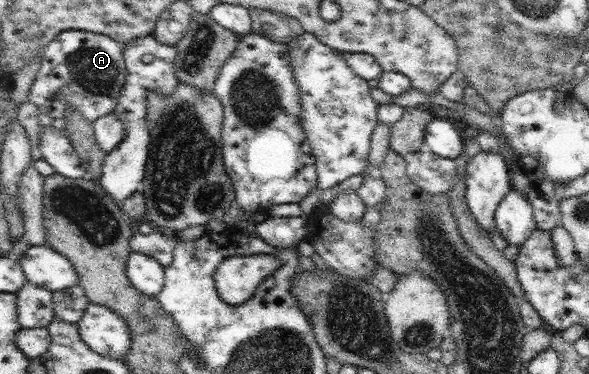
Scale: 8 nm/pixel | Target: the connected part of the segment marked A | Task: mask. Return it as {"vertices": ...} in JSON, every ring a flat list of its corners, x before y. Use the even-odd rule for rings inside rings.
{"vertices":[[65,30,45,46,28,100,38,105,40,124,56,127,70,138,64,120,66,111,80,111,90,123,106,116,114,110,126,75,124,43,92,31]]}

